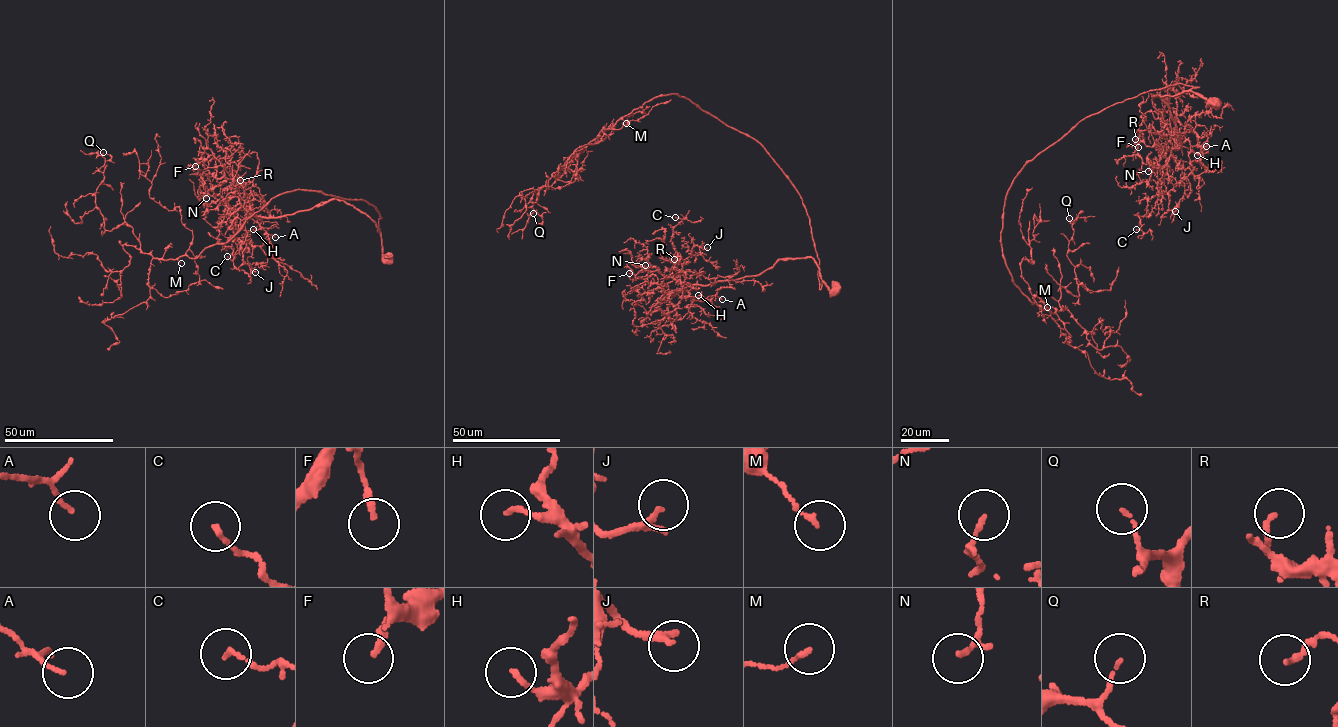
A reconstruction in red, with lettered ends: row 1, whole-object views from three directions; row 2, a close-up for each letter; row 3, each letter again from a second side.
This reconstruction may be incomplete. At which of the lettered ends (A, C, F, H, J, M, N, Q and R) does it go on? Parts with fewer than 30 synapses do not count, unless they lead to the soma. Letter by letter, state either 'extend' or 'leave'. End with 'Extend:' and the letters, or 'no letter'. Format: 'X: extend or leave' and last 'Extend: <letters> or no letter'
A: leave
C: leave
F: leave
H: leave
J: extend
M: leave
N: leave
Q: leave
R: leave
Extend: J

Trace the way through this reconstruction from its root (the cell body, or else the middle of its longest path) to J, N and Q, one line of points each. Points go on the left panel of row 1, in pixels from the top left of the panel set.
J: (386, 260), (376, 223), (343, 200), (268, 217), (240, 207), (235, 211), (247, 234), (243, 261), (255, 272)
N: (386, 260), (376, 223), (337, 198), (268, 217), (228, 208), (209, 194), (206, 198)
Q: (386, 260), (375, 206), (298, 189), (196, 258), (159, 259), (127, 223), (104, 227), (103, 152)

